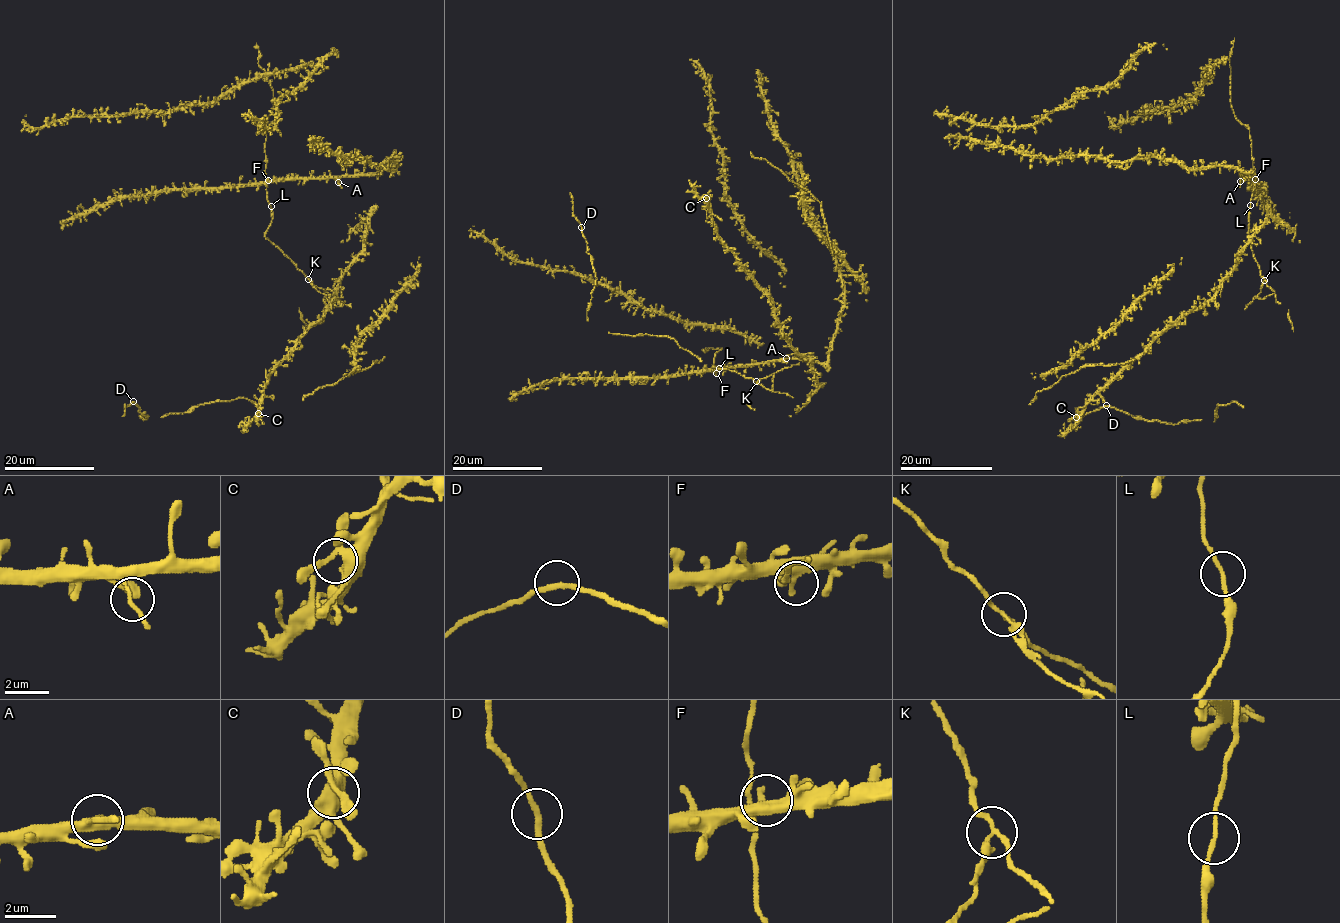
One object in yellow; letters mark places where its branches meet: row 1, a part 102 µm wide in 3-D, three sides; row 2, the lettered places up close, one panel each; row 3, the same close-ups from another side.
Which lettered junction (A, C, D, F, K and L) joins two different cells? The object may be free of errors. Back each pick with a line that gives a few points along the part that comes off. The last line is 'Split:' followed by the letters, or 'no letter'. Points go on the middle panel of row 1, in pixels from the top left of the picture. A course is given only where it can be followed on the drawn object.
K: foreign part runs (756, 382), (799, 362)
Split: K

